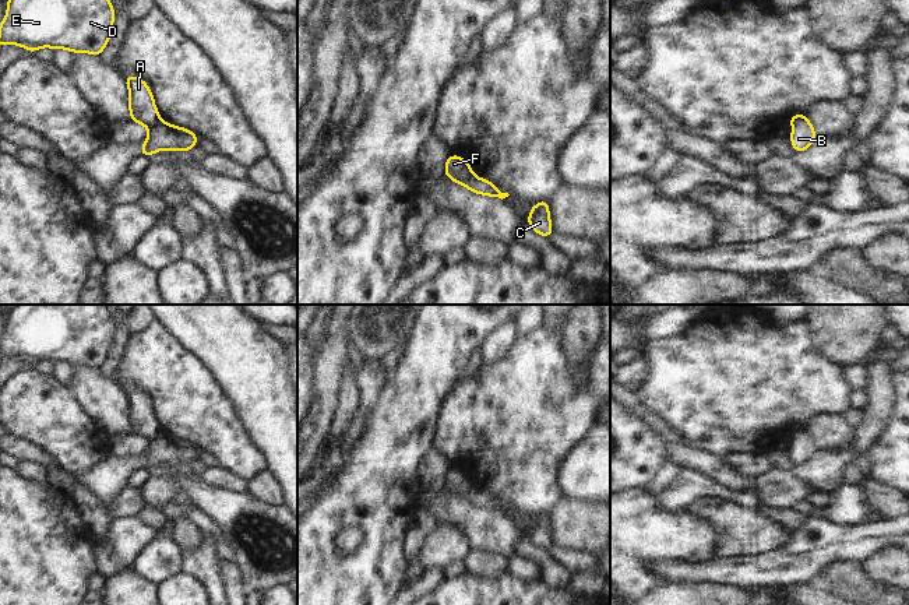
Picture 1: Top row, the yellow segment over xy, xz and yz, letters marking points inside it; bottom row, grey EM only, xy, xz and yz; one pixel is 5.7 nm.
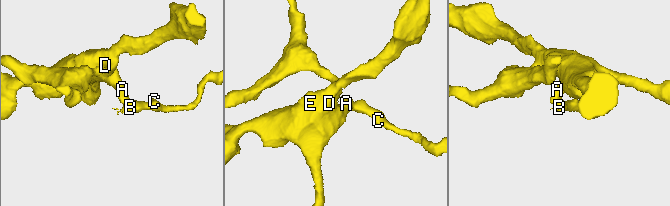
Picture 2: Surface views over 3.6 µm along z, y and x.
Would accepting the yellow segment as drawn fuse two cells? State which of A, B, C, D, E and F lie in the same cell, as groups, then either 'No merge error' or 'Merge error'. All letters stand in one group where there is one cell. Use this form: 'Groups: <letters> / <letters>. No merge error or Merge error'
Groups: A D E F / B C. Merge error

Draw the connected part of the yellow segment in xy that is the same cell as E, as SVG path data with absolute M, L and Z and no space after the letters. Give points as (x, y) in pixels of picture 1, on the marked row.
M7 0L0 45L13 43L31 53L53 48L101 56L113 20L109 0Z

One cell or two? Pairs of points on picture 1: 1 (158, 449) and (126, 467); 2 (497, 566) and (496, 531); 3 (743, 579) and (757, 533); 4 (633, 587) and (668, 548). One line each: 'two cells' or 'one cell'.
1: one cell
2: two cells
3: two cells
4: one cell

